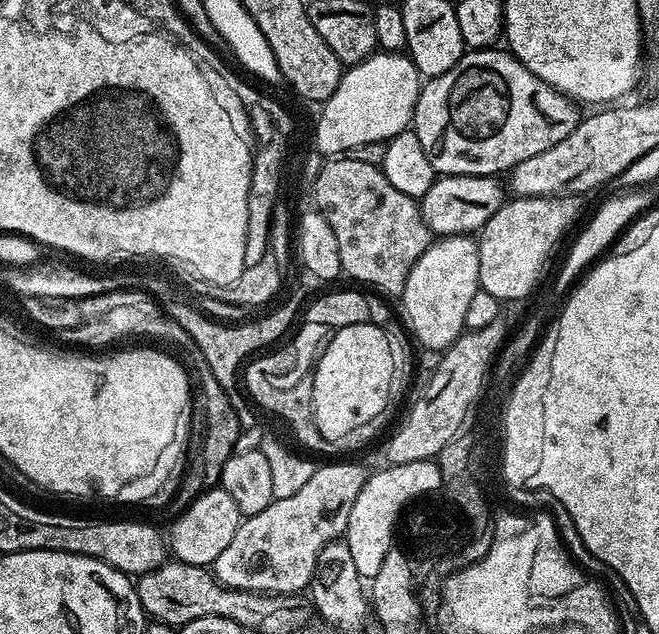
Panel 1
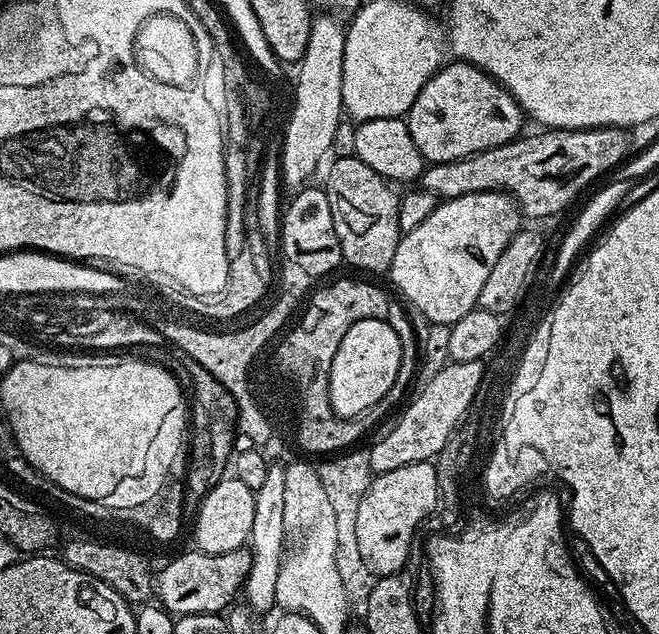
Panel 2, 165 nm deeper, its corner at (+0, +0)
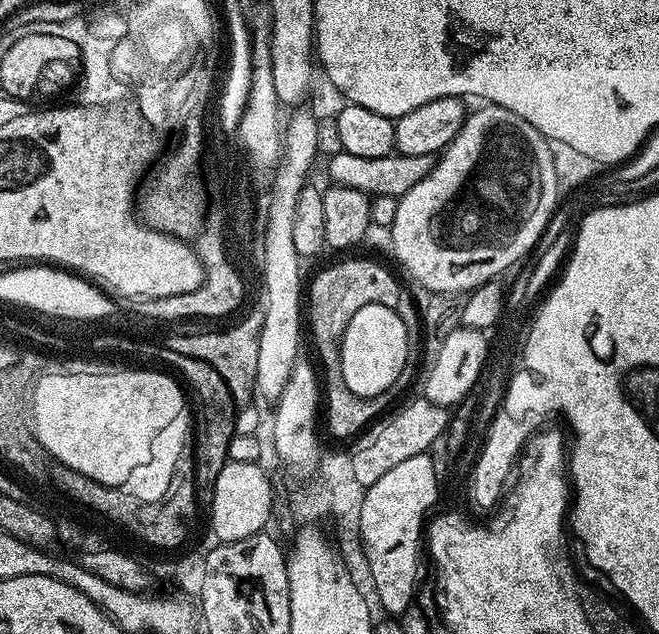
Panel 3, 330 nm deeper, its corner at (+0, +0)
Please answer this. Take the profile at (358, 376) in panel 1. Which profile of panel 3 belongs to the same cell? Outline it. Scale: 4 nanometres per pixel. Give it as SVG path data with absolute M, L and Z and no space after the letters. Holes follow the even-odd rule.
M377 304L362 306L362 310L350 318L350 326L346 326L340 347L340 365L342 378L346 378L346 386L350 386L354 394L366 397L386 391L409 367L406 326L404 320L398 318L396 309Z

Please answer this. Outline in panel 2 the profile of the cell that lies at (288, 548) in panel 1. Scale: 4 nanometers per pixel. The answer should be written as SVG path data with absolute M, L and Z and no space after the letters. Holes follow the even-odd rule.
M247 547L226 554L206 554L199 550L184 552L176 556L164 569L154 576L154 592L159 603L173 617L202 614L203 612L223 613L228 603L241 591L251 569L251 554Z

